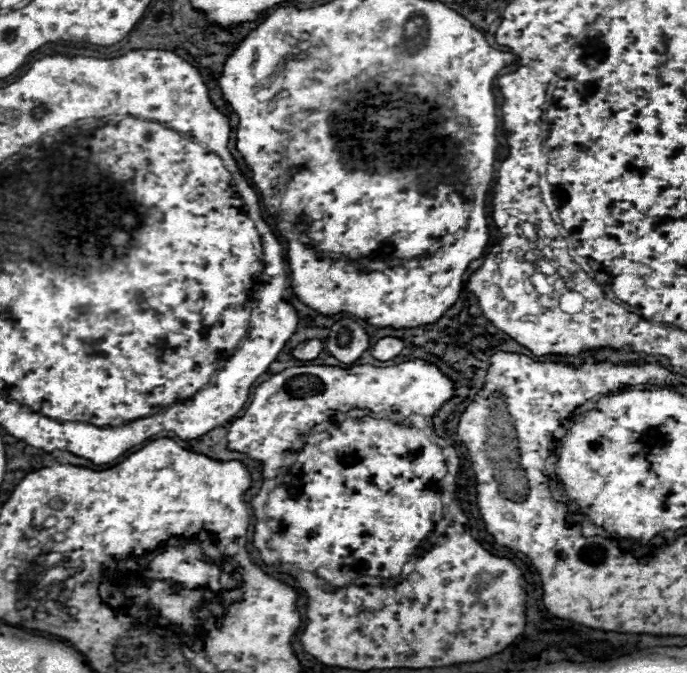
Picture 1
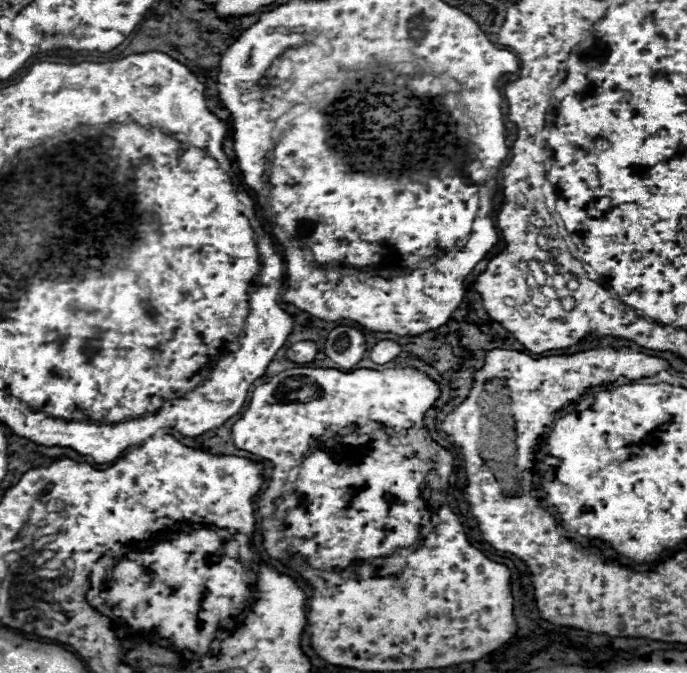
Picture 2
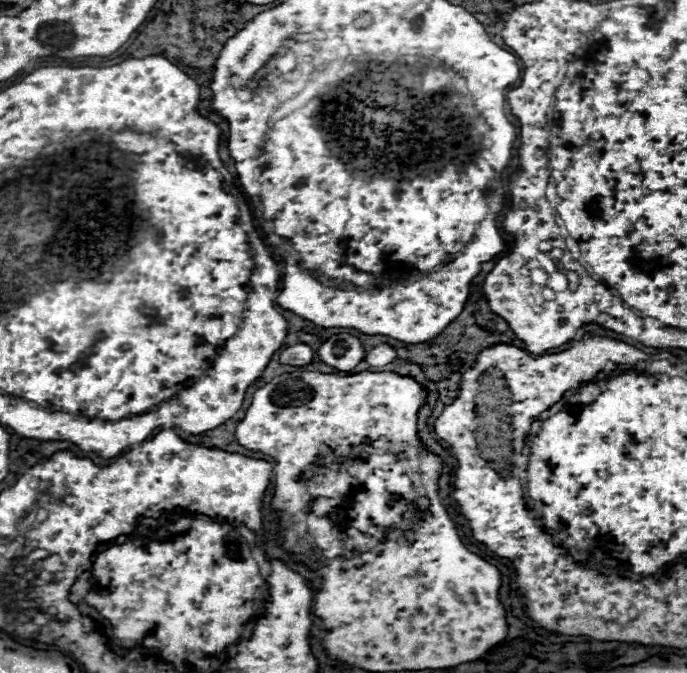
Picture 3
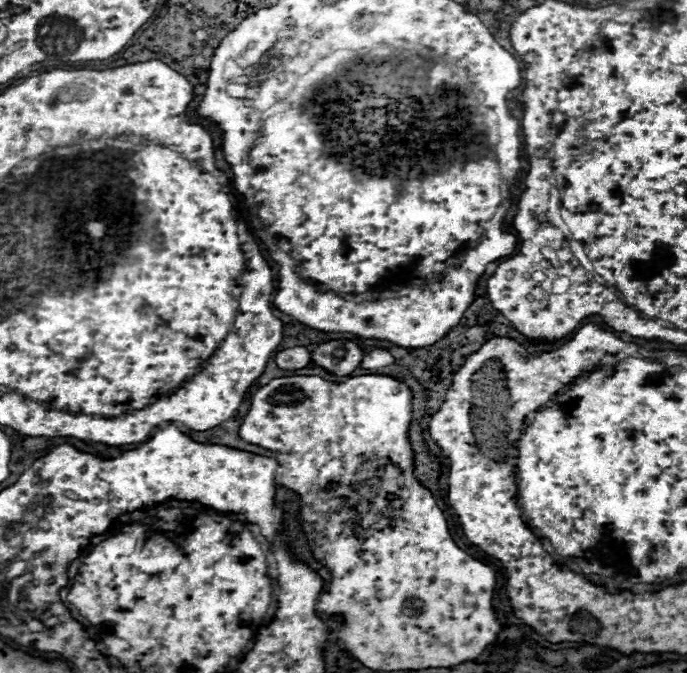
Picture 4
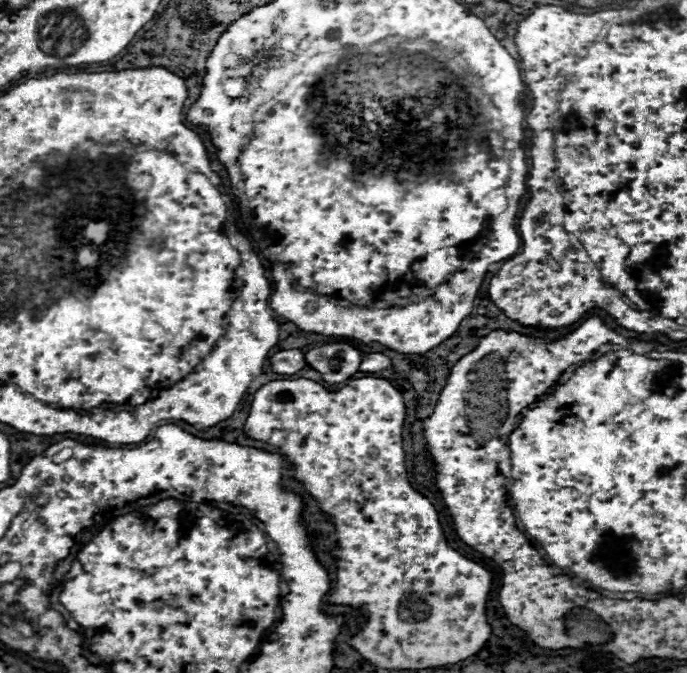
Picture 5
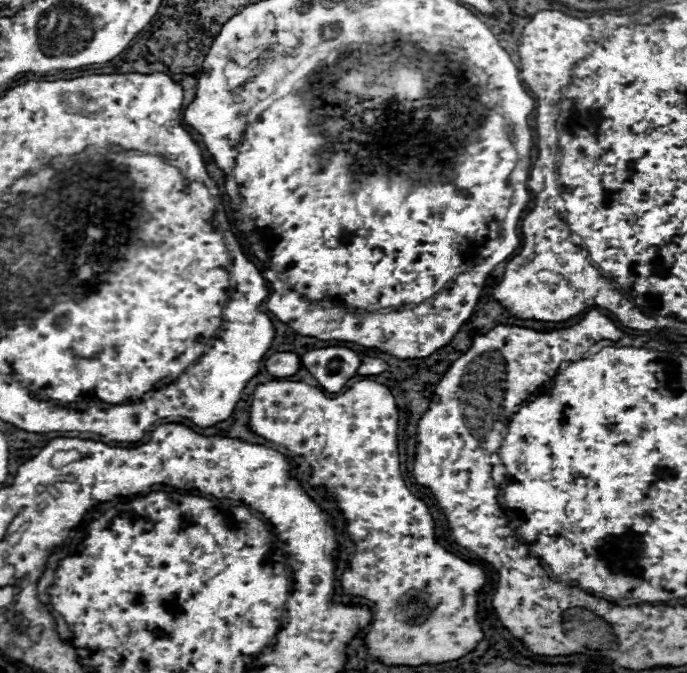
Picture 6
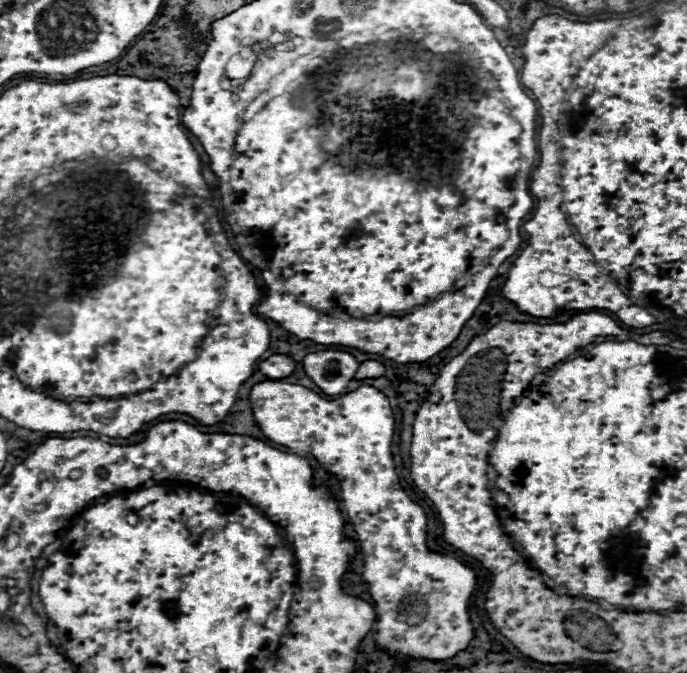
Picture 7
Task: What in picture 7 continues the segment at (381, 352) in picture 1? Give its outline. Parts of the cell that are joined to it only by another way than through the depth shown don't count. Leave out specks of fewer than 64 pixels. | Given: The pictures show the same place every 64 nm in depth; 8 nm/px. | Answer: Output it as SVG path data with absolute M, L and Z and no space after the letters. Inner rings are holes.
M366 360L360 364L354 380L364 380L364 378L380 378L384 374L384 364L376 362L376 360Z

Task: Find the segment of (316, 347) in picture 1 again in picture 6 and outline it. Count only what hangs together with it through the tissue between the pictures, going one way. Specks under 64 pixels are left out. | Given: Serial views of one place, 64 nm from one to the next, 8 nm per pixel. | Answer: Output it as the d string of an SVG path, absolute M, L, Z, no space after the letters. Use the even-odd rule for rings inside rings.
M278 352L278 354L272 354L266 360L268 374L272 374L276 378L292 376L298 368L300 368L300 358L296 354L292 354L292 352Z

